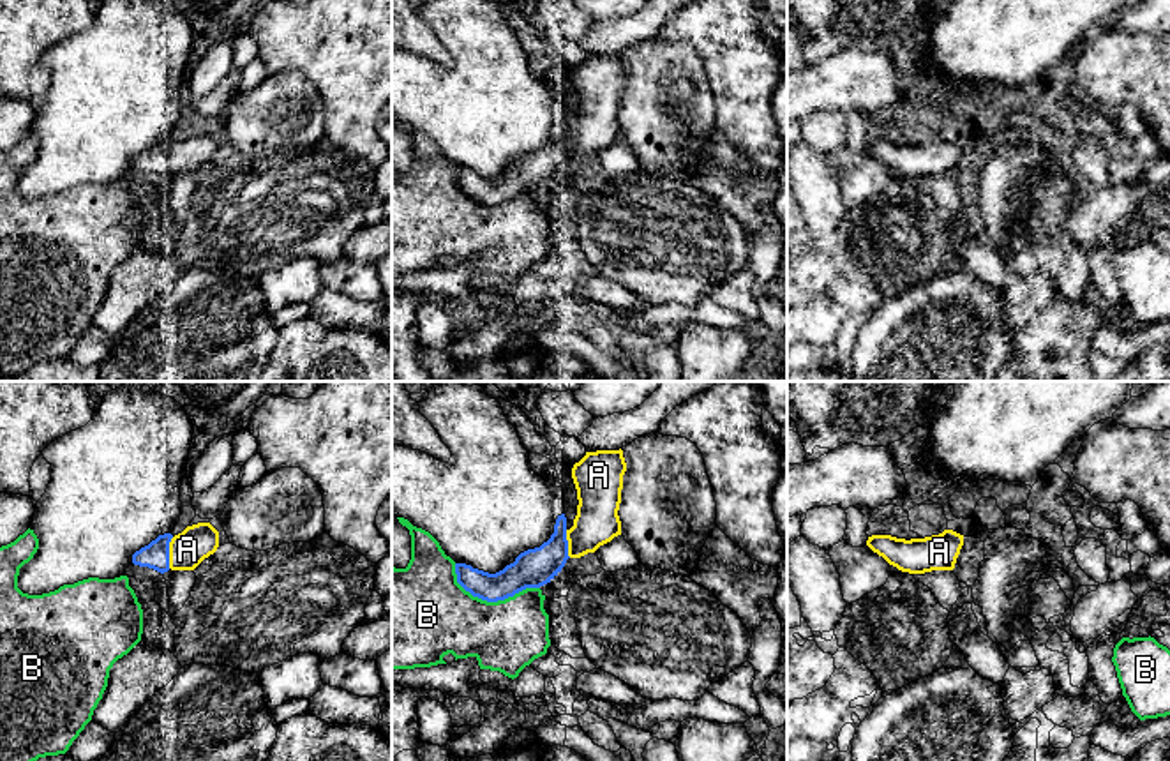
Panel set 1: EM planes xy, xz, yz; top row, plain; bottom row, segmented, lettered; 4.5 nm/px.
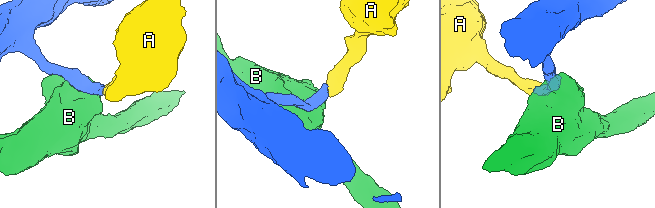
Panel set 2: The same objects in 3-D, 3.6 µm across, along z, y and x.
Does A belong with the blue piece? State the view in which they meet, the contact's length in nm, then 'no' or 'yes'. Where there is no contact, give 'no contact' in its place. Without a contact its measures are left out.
xy | 150 nm | yes

